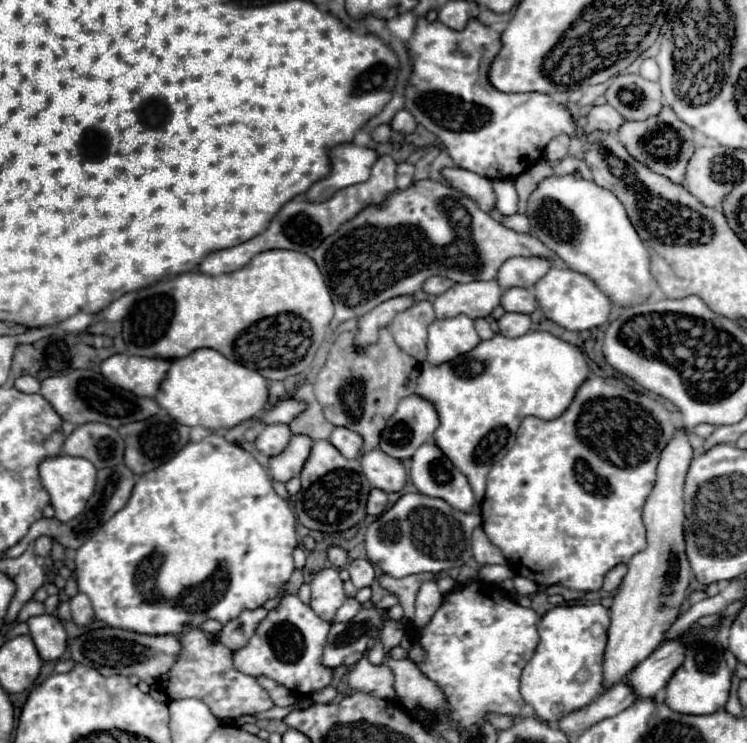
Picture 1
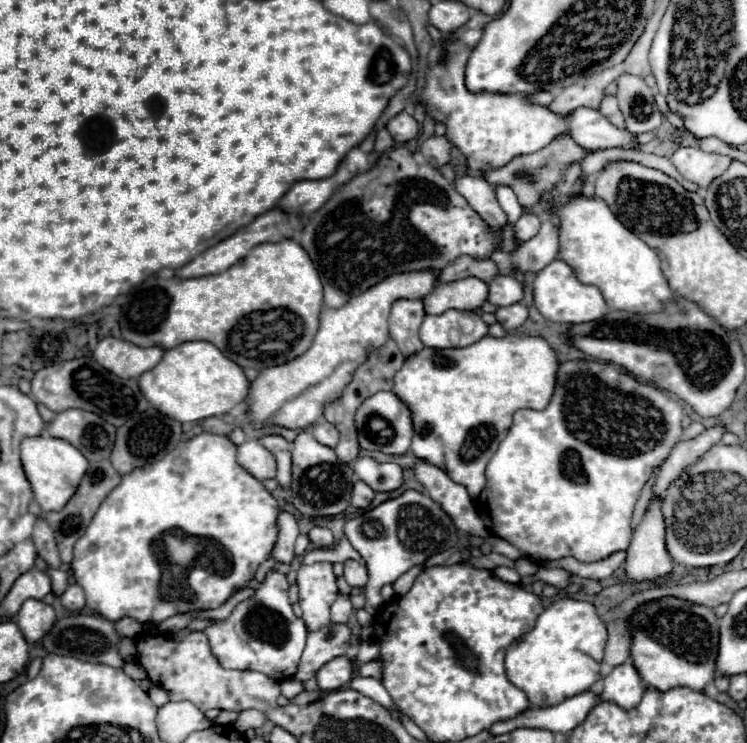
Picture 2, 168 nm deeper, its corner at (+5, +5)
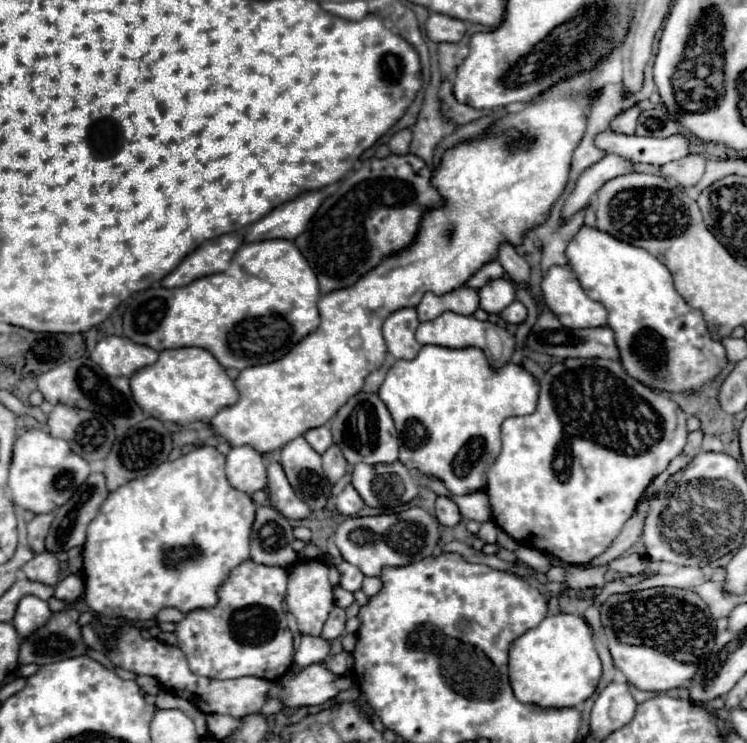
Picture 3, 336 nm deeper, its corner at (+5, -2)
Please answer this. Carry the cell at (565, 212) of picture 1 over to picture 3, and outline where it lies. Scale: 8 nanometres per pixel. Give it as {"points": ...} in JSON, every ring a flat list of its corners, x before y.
{"points":[[582,225,566,249,568,265,578,275,582,289,594,301,600,301,608,311,608,327,616,335,620,359,630,377,660,391,698,391,704,383,712,381,726,365,726,351,722,343,712,339,708,325,698,309,686,305,672,285,672,275,658,257,650,255,642,247,630,247,598,227]]}

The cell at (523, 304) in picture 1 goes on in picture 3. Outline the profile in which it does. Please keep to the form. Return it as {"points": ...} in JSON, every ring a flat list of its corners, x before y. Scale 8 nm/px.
{"points":[[504,277,486,283,486,287,482,287,478,293,480,293,480,307,488,313,500,313,516,299,514,283]]}

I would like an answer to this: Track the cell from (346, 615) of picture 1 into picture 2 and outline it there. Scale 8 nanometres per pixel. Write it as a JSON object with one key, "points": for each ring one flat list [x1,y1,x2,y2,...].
{"points":[[338,596,336,598,336,602,332,604,332,610,330,610,330,622,334,622,334,624,346,624,348,622,348,618,350,618,350,614,352,614,352,604,350,604,350,600,348,600,348,596]]}

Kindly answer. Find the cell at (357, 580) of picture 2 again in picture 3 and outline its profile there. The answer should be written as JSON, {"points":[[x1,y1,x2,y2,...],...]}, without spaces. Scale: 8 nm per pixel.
{"points":[[342,561,336,569,338,569,340,575,342,575,342,577,340,577,340,585,342,585,346,591,354,593,354,591,358,591,358,589,362,587,364,575,362,575,362,571,360,571,358,567,354,567,354,565]]}

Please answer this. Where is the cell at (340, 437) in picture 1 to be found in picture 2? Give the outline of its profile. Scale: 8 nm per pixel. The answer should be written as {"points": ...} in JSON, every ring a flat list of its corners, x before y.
{"points":[[326,420,314,424,314,426,310,428,310,432,312,432,314,438,316,438,320,444,324,444,324,446,334,448,334,444,338,442,338,430,336,430,332,424,328,424]]}

